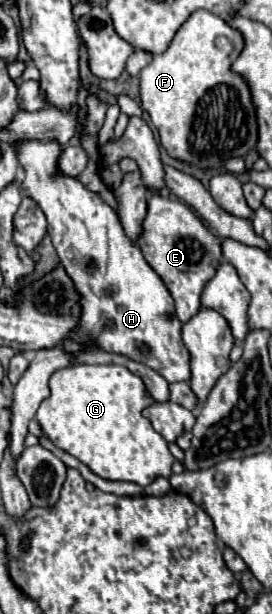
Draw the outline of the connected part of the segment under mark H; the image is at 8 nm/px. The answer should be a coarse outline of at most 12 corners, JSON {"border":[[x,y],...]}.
{"border":[[16,145],[82,295],[72,337],[188,381],[174,299],[116,211]]}

